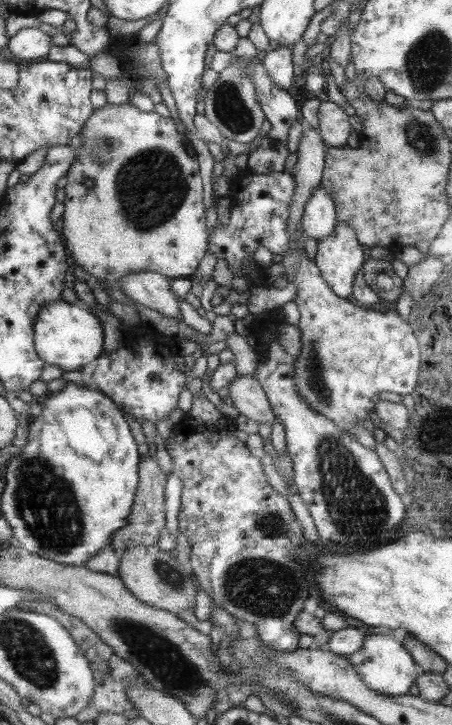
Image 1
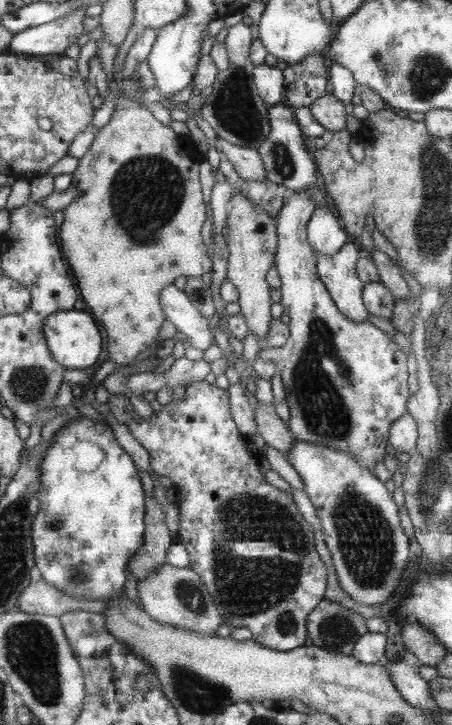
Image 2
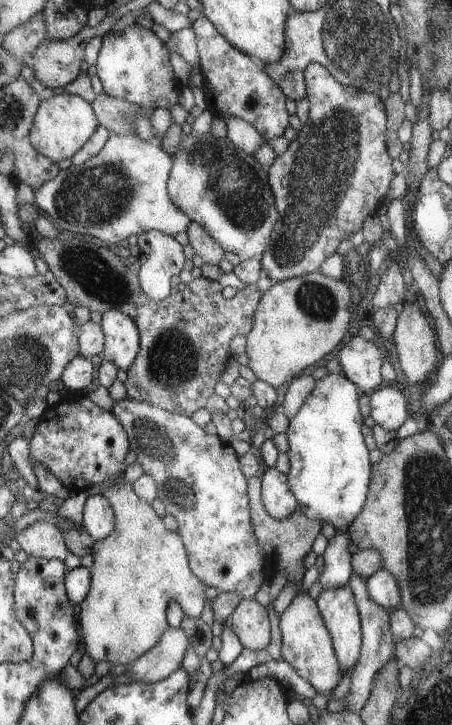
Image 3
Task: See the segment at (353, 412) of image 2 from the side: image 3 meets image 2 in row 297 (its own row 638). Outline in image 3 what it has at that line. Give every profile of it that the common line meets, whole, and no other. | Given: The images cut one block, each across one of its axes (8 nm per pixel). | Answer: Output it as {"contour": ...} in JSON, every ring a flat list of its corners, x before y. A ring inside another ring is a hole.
{"contour":[[308,592,298,593,280,615,279,628,282,639,282,660,289,662,318,693,330,699,332,691,336,689,345,673,342,672,342,666,338,664,333,637,330,636,317,601,312,599]]}

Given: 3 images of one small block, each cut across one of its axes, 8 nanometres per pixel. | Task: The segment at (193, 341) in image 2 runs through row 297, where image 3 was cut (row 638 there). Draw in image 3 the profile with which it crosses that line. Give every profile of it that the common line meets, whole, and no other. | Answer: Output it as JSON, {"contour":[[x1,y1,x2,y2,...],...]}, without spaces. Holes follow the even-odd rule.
{"contour":[[170,627,144,655,130,664,130,676,136,682,158,682,182,667,189,637,182,628]]}

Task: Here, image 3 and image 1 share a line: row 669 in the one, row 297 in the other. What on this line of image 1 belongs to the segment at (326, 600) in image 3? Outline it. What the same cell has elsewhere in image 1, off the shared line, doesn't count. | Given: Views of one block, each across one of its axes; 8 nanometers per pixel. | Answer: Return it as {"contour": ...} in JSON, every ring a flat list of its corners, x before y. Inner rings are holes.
{"contour":[[336,222,334,232,311,244,314,262,333,291,350,298,357,274,364,262,363,244,358,244,357,231,349,223]]}

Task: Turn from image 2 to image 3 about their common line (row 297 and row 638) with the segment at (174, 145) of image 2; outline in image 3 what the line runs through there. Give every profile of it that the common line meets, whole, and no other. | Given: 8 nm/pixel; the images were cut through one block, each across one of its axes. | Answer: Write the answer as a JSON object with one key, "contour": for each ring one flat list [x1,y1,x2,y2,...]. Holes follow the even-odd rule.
{"contour":[[120,475,112,486,104,490,102,496,110,501,116,513,117,524,105,538,95,541,92,546,94,562,91,566,91,585,88,596,79,604,79,625,82,628,82,651,92,656,94,662,110,664,128,664,150,650,169,630,166,622,168,602,178,602,184,614,190,618,199,618,206,606,208,587,195,574,189,564,188,550,184,550,180,534,168,532,164,522,156,516,156,511,149,502,142,500,134,492,133,483]]}

